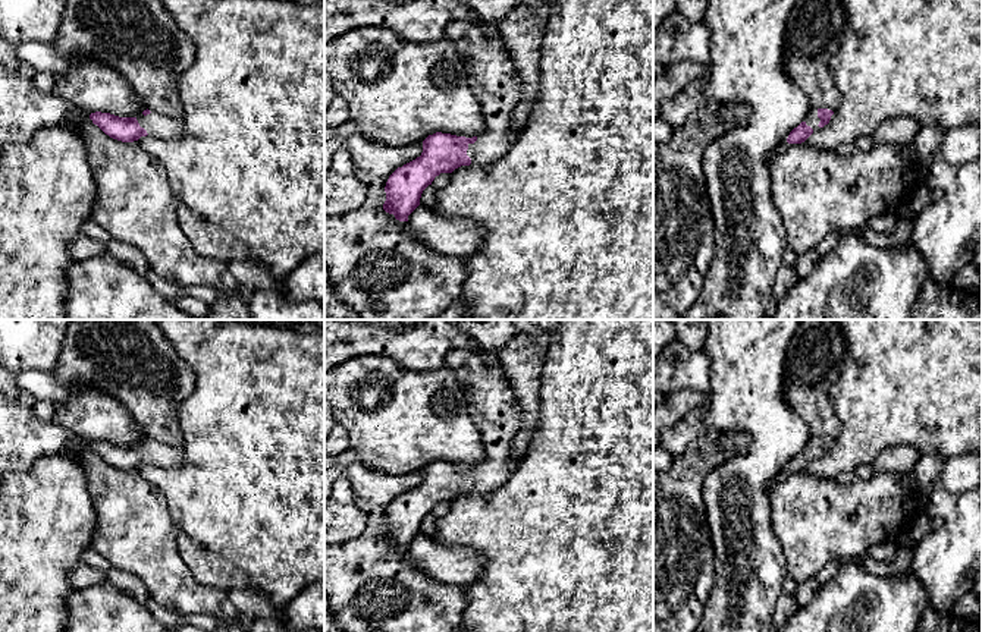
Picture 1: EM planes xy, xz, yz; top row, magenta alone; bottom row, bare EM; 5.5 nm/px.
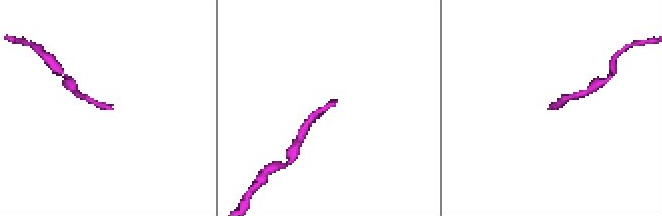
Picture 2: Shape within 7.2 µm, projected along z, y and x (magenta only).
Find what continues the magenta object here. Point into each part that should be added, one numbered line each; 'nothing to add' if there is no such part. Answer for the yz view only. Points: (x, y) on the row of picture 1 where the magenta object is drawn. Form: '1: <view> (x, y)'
1: yz (812, 119)

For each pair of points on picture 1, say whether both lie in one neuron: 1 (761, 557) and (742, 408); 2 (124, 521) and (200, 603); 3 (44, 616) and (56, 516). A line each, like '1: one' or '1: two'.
1: one
2: one
3: one

